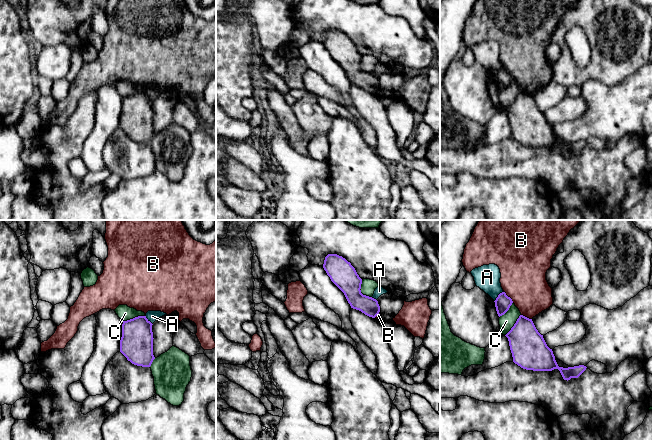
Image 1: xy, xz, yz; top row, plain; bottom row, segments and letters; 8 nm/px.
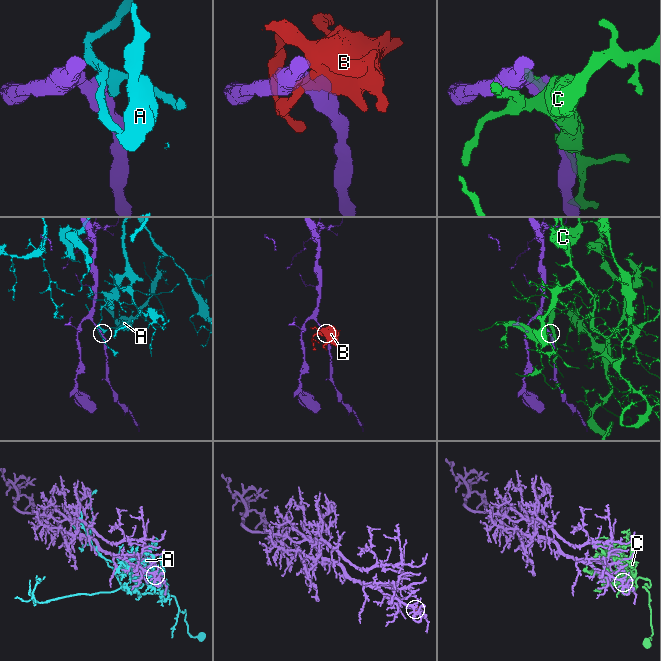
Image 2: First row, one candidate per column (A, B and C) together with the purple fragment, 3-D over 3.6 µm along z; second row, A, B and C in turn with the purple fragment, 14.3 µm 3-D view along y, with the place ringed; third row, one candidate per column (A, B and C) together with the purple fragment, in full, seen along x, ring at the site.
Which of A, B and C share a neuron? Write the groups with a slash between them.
A / B / C

